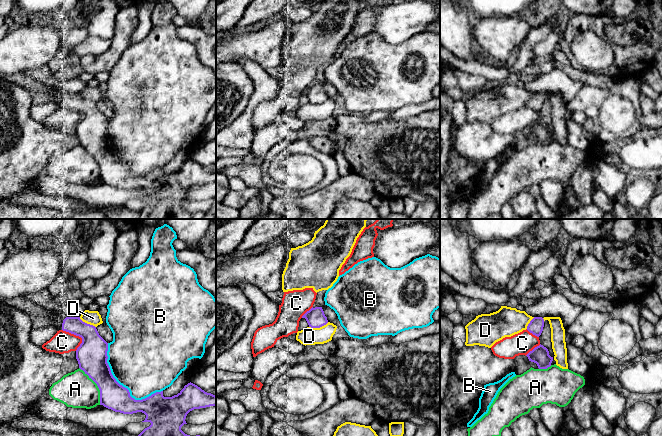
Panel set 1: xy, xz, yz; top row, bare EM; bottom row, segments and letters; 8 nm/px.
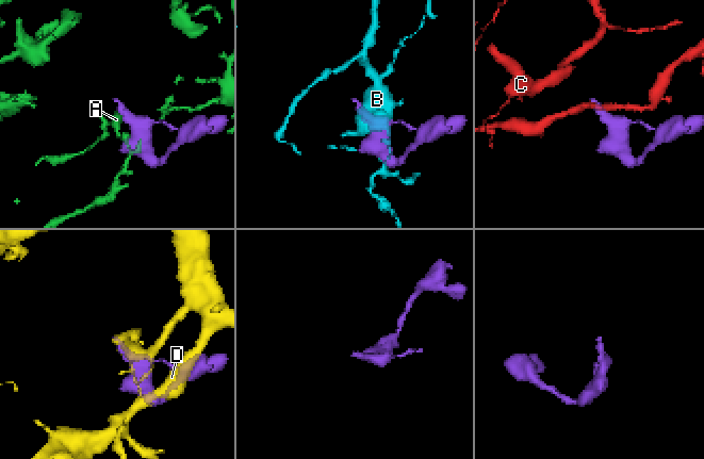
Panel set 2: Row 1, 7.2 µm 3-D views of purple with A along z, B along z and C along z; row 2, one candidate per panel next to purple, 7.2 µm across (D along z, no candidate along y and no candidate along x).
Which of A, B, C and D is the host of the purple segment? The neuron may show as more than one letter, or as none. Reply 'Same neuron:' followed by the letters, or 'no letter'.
Same neuron: no letter

